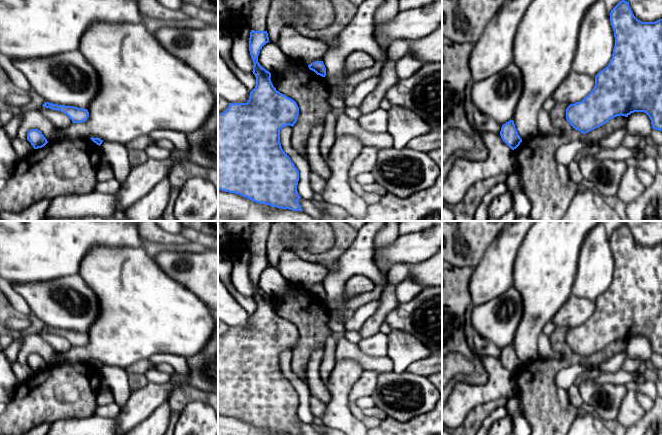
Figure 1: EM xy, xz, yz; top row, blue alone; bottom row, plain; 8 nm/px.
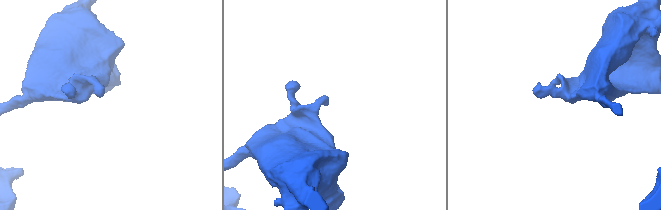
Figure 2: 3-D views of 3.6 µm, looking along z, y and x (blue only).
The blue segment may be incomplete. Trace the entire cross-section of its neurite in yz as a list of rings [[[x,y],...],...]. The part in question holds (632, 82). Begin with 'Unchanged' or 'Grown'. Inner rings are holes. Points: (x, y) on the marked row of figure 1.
Unchanged. [[[621,0],[610,12],[610,21],[614,31],[615,37],[615,46],[613,49],[612,58],[606,68],[601,70],[595,76],[595,86],[593,90],[580,102],[576,102],[574,104],[570,104],[566,109],[566,119],[570,123],[570,125],[575,129],[580,131],[583,134],[586,134],[604,124],[606,124],[610,119],[615,118],[617,116],[625,116],[628,117],[631,113],[634,112],[644,112],[646,113],[652,124],[652,128],[656,130],[662,131],[662,19],[659,19],[655,22],[642,22],[638,20],[630,6],[629,2],[625,0]]]

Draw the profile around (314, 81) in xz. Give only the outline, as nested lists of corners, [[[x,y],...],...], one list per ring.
[[[295,61],[292,69],[287,72],[278,72],[271,74],[271,82],[277,91],[293,99],[299,107],[299,115],[296,123],[293,126],[291,142],[293,148],[307,158],[306,149],[307,141],[311,134],[312,127],[317,121],[325,119],[330,112],[336,114],[337,111],[329,103],[330,89],[324,77],[317,75],[310,70],[308,65]]]

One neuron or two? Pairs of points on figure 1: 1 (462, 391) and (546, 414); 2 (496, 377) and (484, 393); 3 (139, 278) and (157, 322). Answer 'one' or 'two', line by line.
1: two
2: one
3: one

